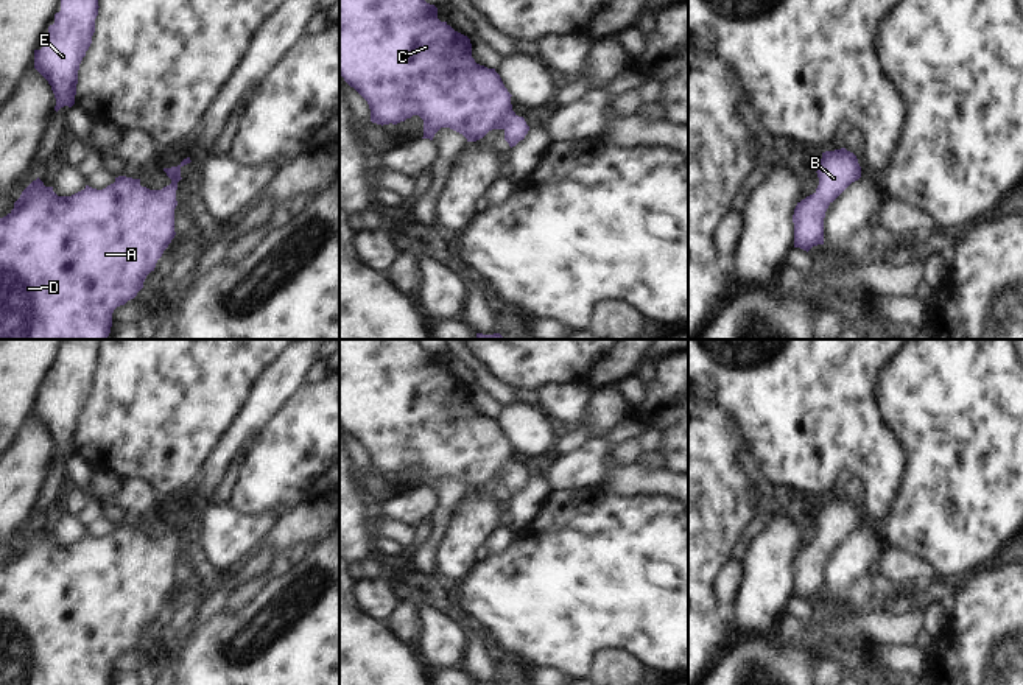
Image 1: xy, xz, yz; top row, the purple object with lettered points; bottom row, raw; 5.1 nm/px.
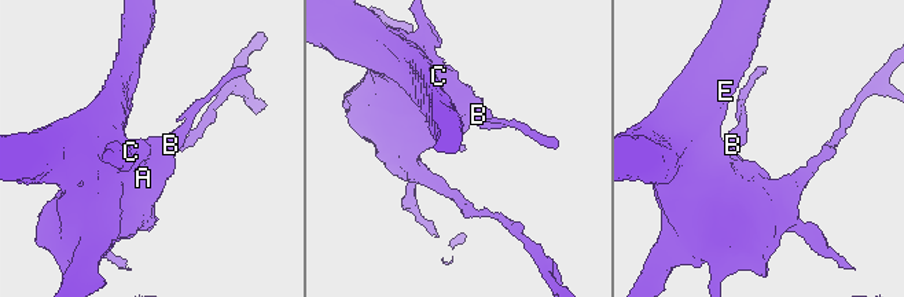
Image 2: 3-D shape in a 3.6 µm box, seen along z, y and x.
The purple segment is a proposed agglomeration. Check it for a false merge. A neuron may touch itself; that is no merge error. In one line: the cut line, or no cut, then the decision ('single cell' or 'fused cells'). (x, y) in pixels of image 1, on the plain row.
cut none; single cell

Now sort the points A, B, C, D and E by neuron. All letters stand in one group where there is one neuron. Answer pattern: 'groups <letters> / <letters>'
groups A B C D E

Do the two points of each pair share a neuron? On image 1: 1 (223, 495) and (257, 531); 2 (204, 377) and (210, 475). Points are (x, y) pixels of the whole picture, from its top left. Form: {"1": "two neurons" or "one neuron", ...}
{"1": "two neurons", "2": "two neurons"}

